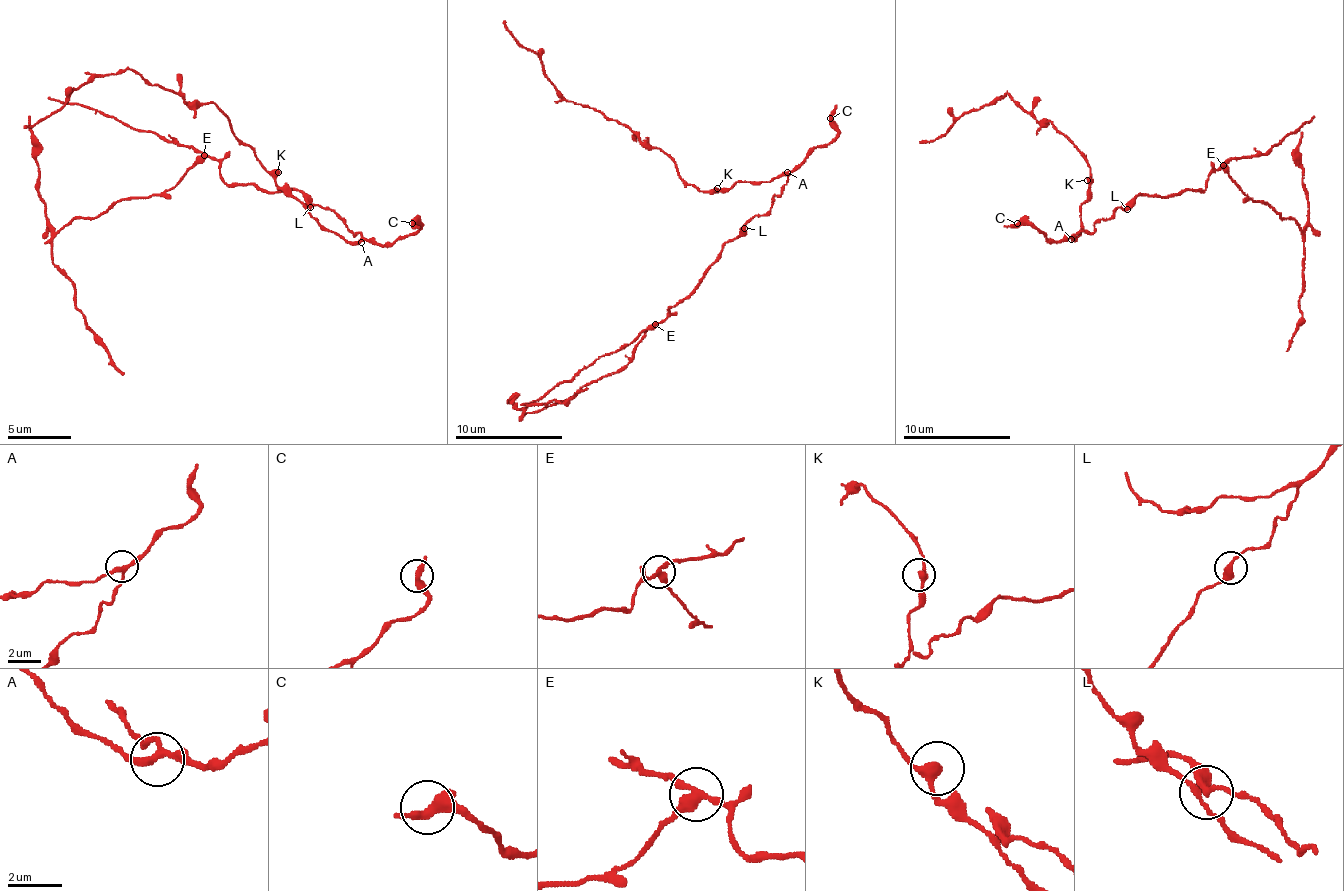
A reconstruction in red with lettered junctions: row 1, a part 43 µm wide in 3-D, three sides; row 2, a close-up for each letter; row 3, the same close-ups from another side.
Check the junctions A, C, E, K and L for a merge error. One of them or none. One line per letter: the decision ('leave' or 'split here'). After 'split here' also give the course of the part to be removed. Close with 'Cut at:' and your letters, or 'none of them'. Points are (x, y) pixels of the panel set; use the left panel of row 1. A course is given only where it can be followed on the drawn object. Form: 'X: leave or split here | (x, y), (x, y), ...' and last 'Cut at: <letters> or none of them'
A: leave
C: leave
E: split here | (204, 156), (173, 188), (74, 217), (51, 242), (51, 261), (74, 283), (74, 306), (122, 376)
K: leave
L: leave
Cut at: E

